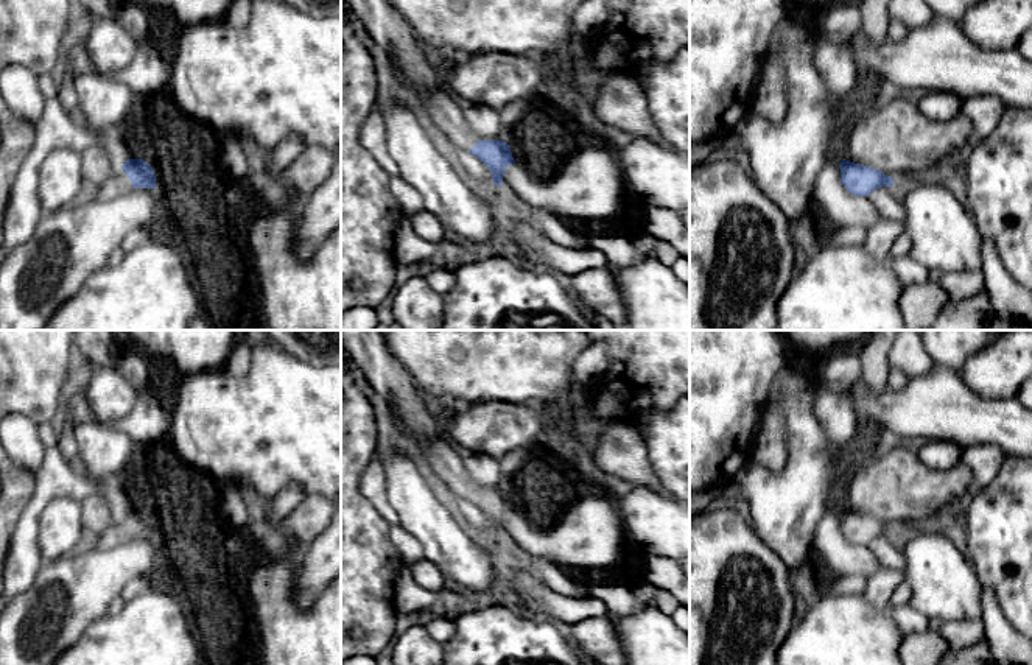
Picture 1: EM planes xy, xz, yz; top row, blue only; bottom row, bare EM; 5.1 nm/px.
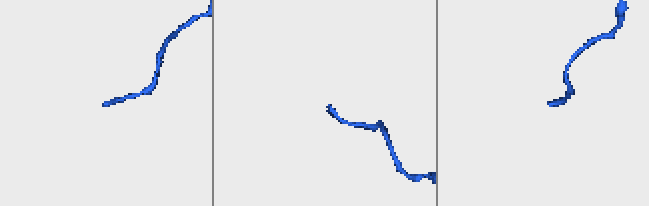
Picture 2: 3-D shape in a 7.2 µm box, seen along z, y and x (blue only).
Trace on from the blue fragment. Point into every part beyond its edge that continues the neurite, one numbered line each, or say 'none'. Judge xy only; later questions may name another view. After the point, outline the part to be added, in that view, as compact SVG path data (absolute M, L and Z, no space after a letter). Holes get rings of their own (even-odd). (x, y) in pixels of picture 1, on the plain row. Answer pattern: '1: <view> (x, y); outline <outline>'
1: xy (119, 531); outline M117 517L101 534L90 537L87 545L100 550L109 550L129 540L131 537L132 533L128 523L121 517Z

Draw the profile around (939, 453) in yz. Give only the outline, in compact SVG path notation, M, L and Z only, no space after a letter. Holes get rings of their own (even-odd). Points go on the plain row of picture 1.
M932 439L915 445L921 463L932 470L948 470L960 461L964 449L953 441Z

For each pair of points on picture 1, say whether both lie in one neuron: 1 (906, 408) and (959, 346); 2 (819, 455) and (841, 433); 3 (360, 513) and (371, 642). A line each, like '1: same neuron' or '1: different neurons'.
1: different neurons
2: different neurons
3: same neuron

